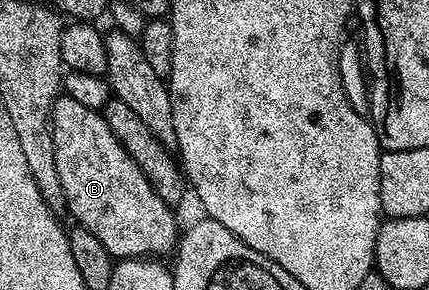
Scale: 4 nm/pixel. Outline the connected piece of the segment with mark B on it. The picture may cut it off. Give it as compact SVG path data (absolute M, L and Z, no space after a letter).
M59 97L50 111L50 132L66 209L81 230L92 233L115 260L166 257L162 255L175 250L180 226L170 212L171 204L158 196L140 165L116 141L102 111L84 109L76 101Z

